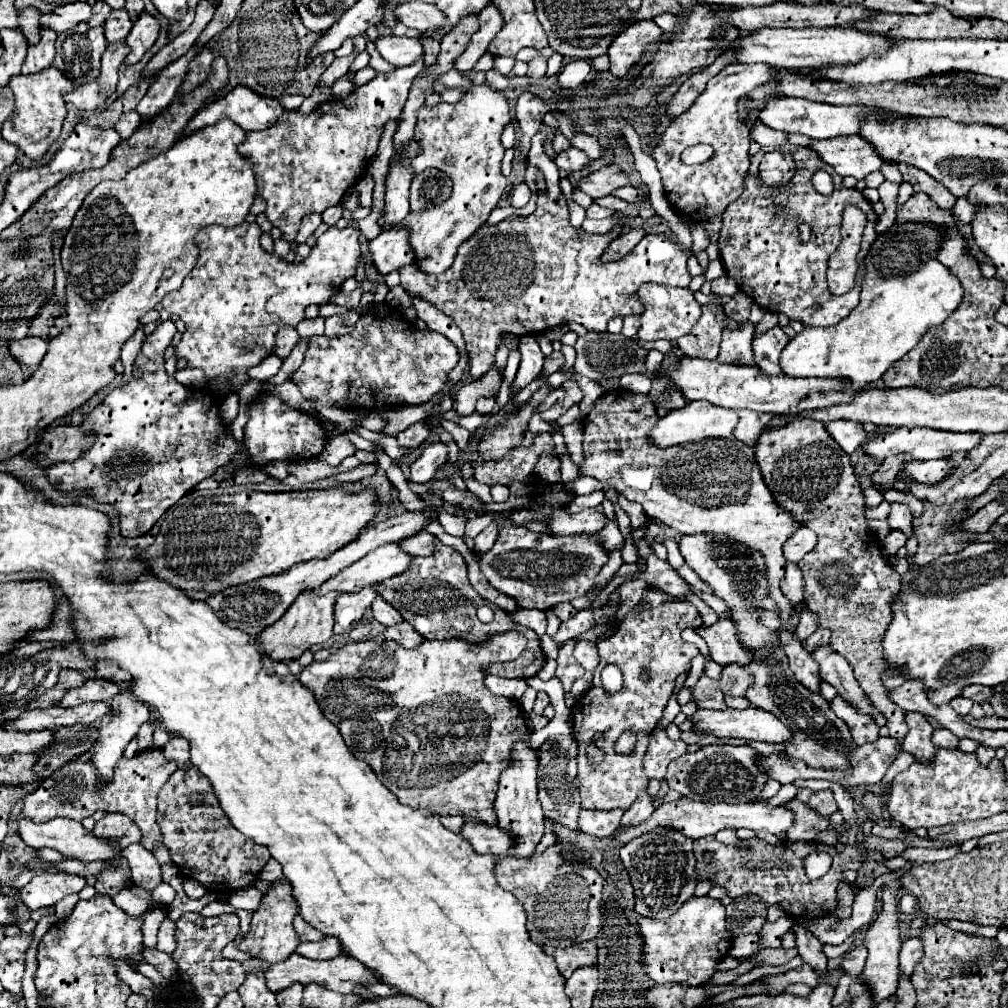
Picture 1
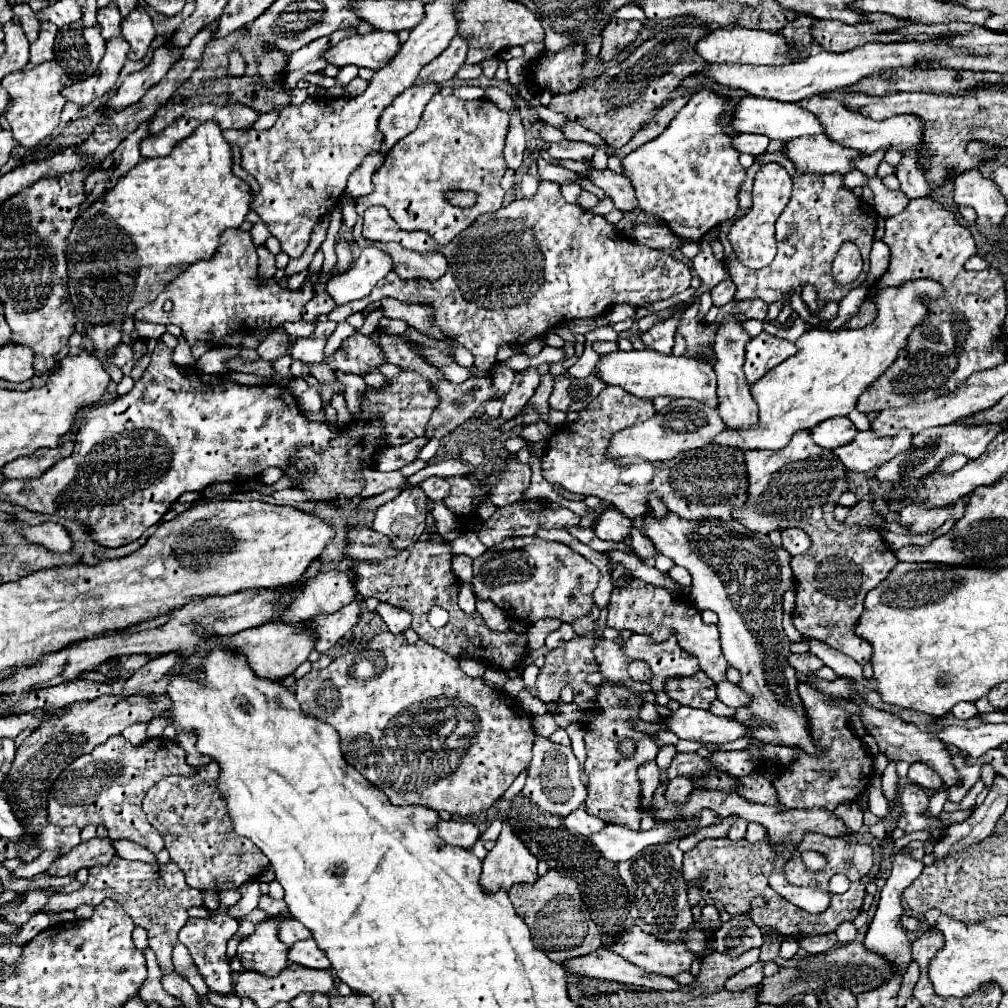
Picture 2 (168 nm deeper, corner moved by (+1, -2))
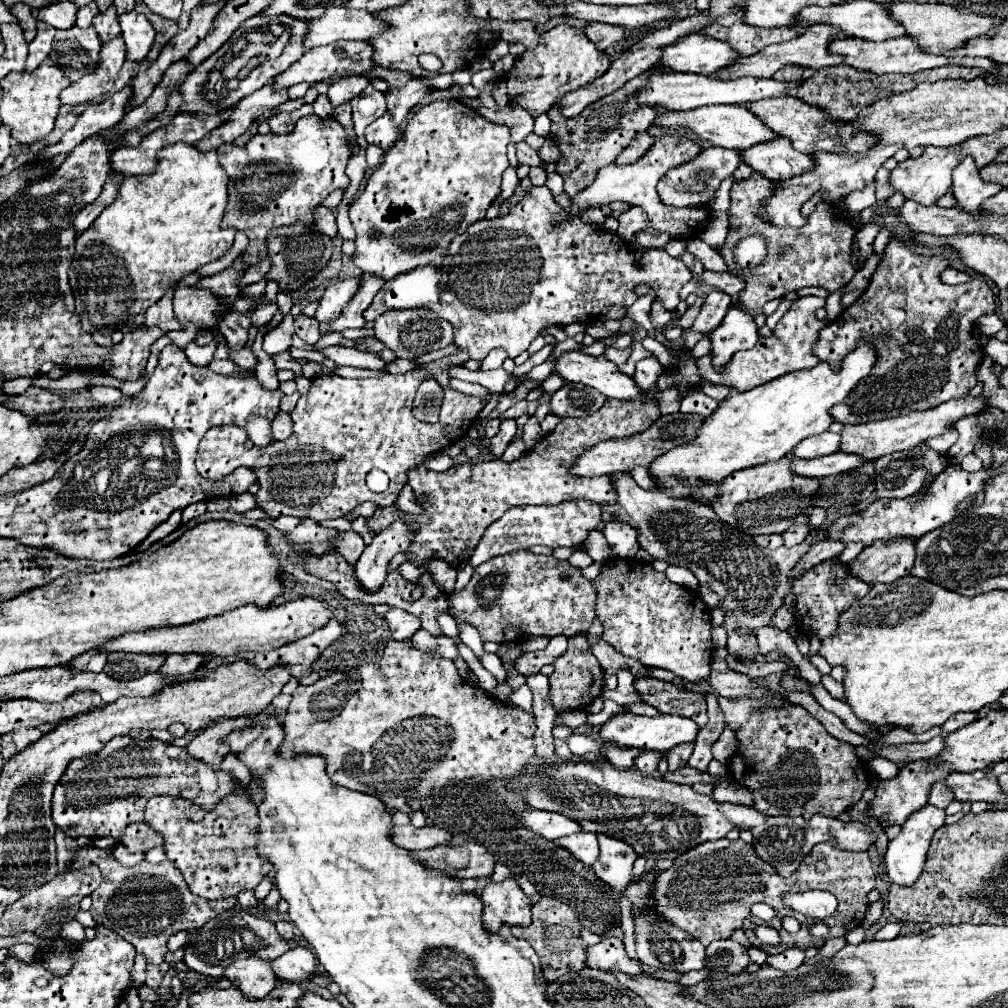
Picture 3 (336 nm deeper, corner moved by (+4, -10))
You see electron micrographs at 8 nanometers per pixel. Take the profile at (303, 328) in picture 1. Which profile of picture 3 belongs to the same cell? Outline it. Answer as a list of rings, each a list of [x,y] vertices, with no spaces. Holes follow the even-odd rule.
[[[286,314],[276,330],[266,332],[266,336],[264,336],[264,350],[270,356],[274,356],[278,352],[286,352],[292,346],[292,336],[294,336],[294,316]]]

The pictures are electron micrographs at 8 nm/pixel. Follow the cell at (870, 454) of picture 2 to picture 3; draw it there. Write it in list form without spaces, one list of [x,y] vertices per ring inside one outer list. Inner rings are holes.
[[[834,452],[830,456],[820,456],[814,460],[794,460],[792,470],[800,476],[832,476],[832,474],[842,474],[850,472],[854,468],[860,468],[868,460],[862,460],[860,456],[854,456],[850,452]]]

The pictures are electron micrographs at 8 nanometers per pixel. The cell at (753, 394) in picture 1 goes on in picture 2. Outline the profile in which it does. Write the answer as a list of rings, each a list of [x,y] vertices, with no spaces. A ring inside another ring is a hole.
[[[631,350],[631,352],[613,352],[599,358],[595,366],[597,376],[607,386],[621,386],[637,398],[653,400],[657,396],[673,398],[691,398],[711,408],[717,408],[717,380],[711,362],[701,362],[689,356],[665,356],[653,350]]]

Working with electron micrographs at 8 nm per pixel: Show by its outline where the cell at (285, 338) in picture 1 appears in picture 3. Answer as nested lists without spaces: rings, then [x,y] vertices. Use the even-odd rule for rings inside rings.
[[[242,348],[240,352],[232,352],[230,360],[236,362],[240,368],[248,368],[248,370],[254,370],[258,364],[258,360],[250,348]]]

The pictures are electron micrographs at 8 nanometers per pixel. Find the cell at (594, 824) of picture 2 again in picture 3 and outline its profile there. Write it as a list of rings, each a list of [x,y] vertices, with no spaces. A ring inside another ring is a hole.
[[[526,810],[524,824],[548,840],[558,840],[562,836],[570,836],[582,830],[578,822],[562,816],[560,812],[544,812],[544,810]]]

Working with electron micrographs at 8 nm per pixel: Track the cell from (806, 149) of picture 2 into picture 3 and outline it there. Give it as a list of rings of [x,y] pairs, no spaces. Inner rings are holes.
[[[786,138],[756,144],[754,148],[742,152],[742,160],[772,180],[788,180],[814,166],[814,158],[794,150]]]

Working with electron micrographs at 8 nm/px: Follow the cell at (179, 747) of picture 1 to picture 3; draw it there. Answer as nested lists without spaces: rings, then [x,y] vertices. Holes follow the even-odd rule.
[[[240,716],[240,718],[224,718],[224,722],[218,722],[214,726],[208,726],[204,730],[200,730],[192,740],[190,744],[186,746],[188,754],[196,760],[202,760],[204,764],[210,764],[210,766],[220,766],[224,756],[228,754],[228,746],[222,744],[222,738],[226,734],[230,734],[232,730],[238,730],[238,728],[244,728],[248,726],[250,720]]]

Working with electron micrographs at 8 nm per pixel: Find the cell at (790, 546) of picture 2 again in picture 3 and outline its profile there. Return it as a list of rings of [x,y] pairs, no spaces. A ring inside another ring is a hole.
[[[794,524],[792,528],[788,528],[788,530],[782,534],[784,546],[786,546],[786,548],[792,548],[792,546],[800,544],[800,542],[806,538],[806,534],[808,534],[810,530],[812,530],[810,524]]]

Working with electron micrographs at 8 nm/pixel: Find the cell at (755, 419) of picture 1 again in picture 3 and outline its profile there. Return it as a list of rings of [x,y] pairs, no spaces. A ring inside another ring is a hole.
[[[730,308],[722,324],[710,334],[710,354],[714,370],[722,372],[722,368],[726,368],[726,364],[730,364],[730,360],[734,358],[734,352],[752,348],[758,342],[758,338],[760,334],[756,330],[754,318],[748,312]]]

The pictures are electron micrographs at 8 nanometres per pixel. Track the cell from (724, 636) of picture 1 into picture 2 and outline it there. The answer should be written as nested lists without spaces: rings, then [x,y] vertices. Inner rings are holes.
[[[631,576],[625,586],[613,588],[611,592],[607,626],[615,628],[617,632],[631,630],[637,634],[649,634],[653,642],[665,642],[671,634],[675,634],[679,646],[699,660],[701,672],[705,672],[715,684],[727,680],[725,670],[729,668],[729,664],[721,652],[719,630],[715,624],[705,624],[701,620],[701,612],[689,604],[689,598],[685,594],[675,594],[667,588],[647,584]]]

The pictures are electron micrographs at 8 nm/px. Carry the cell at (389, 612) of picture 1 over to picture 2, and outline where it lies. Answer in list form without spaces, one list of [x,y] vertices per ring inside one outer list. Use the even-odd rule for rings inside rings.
[[[381,602],[377,606],[377,612],[381,614],[381,618],[387,622],[389,630],[395,632],[395,634],[401,634],[405,632],[409,626],[411,626],[411,616],[407,610],[403,608],[397,608],[397,606],[389,606],[385,602]]]

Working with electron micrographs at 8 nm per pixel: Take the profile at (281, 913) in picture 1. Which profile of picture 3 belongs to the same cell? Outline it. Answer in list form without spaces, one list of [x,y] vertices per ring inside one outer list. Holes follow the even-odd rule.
[[[258,956],[234,960],[230,968],[226,968],[224,976],[244,992],[248,998],[264,998],[276,986],[278,978],[270,968],[268,960],[258,960]]]

